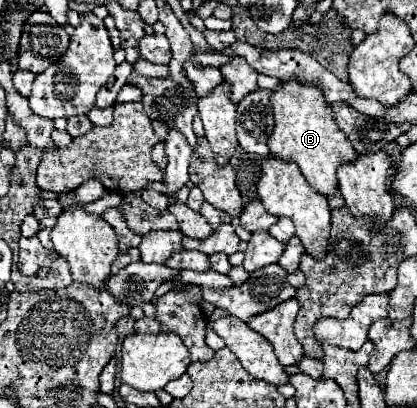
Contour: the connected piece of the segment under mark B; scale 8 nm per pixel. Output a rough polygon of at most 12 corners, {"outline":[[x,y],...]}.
{"outline":[[316,85],[272,91],[274,157],[316,191],[358,157]]}

